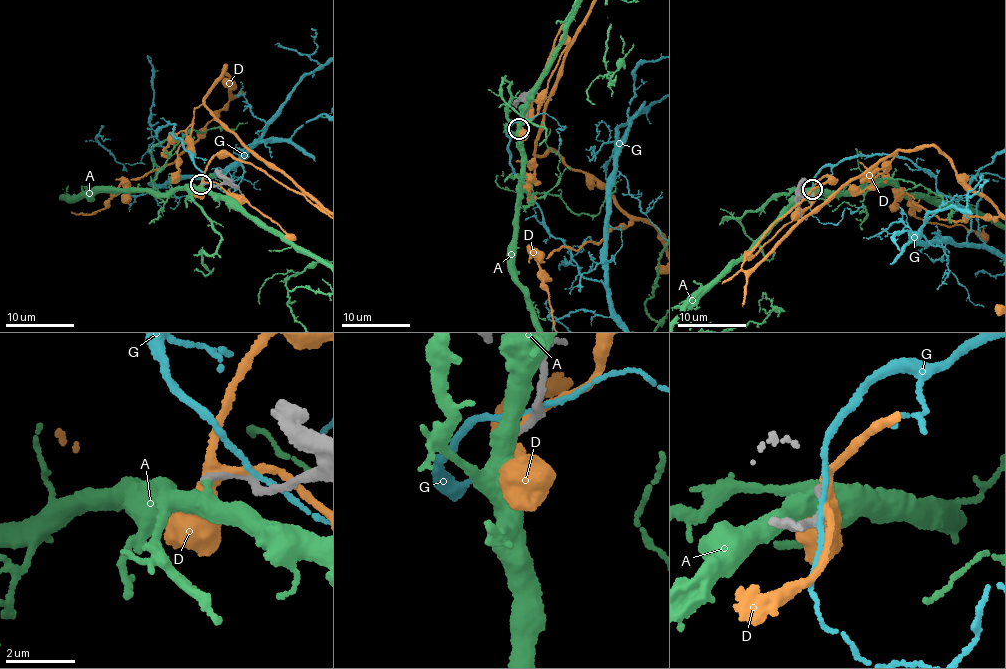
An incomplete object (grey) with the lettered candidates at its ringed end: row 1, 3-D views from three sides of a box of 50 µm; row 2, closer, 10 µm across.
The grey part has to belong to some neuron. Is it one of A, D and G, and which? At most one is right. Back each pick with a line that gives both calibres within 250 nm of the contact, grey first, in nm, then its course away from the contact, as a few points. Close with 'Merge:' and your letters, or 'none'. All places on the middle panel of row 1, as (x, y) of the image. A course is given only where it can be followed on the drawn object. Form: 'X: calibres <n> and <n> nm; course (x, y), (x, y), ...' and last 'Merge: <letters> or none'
Merge: none

